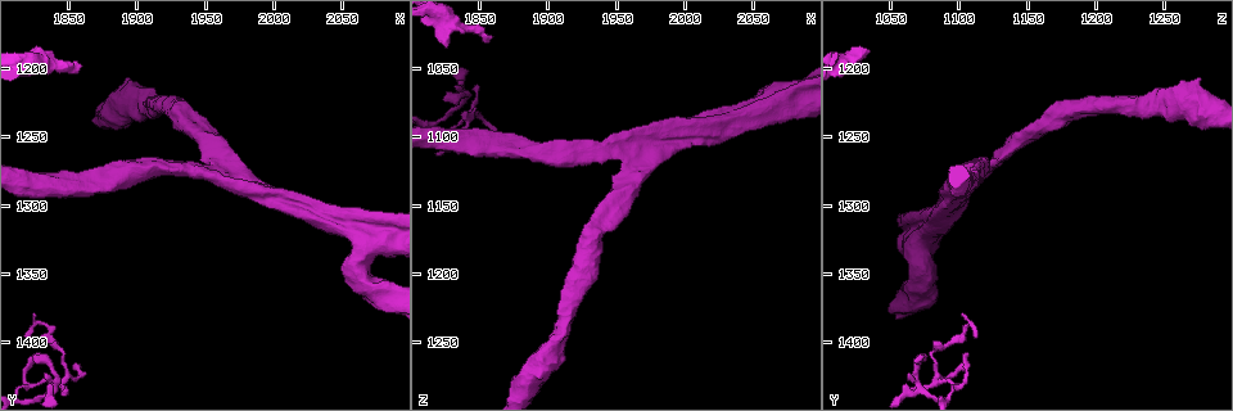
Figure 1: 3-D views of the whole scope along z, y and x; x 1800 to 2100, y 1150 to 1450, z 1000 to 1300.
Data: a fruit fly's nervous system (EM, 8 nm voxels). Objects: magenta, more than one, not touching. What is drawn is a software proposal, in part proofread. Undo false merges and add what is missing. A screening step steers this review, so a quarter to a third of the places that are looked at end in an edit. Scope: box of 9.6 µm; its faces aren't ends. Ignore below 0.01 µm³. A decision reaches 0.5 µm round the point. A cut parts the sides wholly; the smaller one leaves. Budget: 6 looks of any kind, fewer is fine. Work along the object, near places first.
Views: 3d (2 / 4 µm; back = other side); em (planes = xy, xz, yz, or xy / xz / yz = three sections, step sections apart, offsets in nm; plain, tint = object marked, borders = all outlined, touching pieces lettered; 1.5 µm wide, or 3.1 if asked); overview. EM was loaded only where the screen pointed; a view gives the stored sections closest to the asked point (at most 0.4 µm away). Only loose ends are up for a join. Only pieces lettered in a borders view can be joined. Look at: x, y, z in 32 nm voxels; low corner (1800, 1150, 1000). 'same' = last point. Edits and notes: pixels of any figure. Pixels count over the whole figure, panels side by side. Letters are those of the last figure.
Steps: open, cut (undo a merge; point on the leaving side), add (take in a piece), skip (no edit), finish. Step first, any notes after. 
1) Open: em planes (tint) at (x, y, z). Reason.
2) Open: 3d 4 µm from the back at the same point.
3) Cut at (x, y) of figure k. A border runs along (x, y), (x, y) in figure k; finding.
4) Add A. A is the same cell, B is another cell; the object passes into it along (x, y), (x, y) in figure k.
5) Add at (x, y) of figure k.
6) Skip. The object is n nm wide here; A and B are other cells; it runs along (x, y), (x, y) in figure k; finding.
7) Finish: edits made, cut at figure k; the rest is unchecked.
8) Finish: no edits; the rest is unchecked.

Open: 3d 2 µm at (1840, 1434, 1070). Sharp bend.

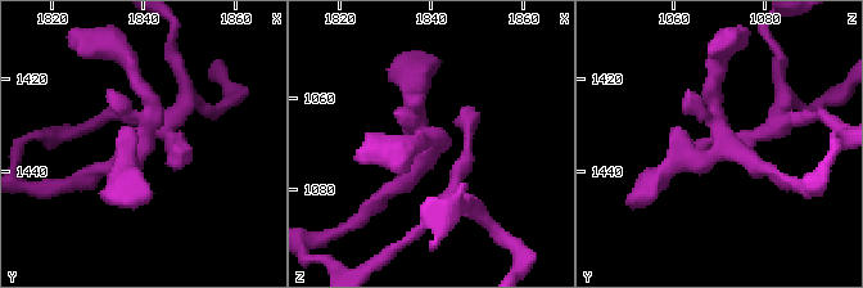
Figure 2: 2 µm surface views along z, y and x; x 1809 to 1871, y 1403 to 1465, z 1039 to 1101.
Open: em xz step 8 (borders) at (1840, 1435, 1071). Shape alone is not enough.

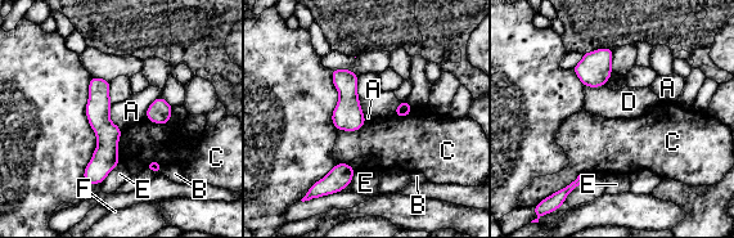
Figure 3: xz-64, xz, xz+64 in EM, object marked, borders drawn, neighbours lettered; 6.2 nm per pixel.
Open: em planes (borders) at the same point. Another direction.

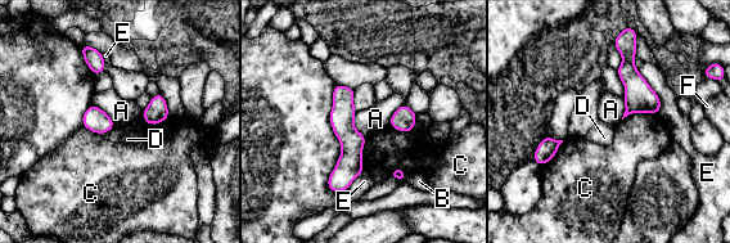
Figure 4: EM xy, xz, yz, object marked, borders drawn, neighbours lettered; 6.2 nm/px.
Skip. A, B, C, D, E and F are other cells; it runs along (338, 88), (348, 167), (333, 188) in figure 4; one cell here.

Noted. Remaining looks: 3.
Open: em planes (plain) at (1986, 1288, 1100). Arms part here.

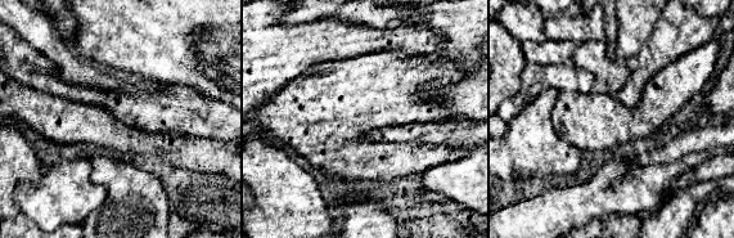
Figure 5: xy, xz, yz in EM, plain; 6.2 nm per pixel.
Open: em planes (borders) at the same point. What lies round it.

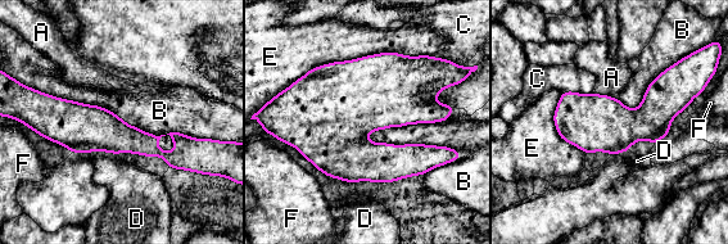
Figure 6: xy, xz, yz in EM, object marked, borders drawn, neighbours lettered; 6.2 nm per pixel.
Skip. The object is 280 nm wide here; A, B, C, D, E and F are other cells; it runs along (45, 112), (164, 156), (194, 143) in figure 6; continuous, no second cell.

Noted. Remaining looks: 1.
Finish: no edits; the rest is unchecked.

